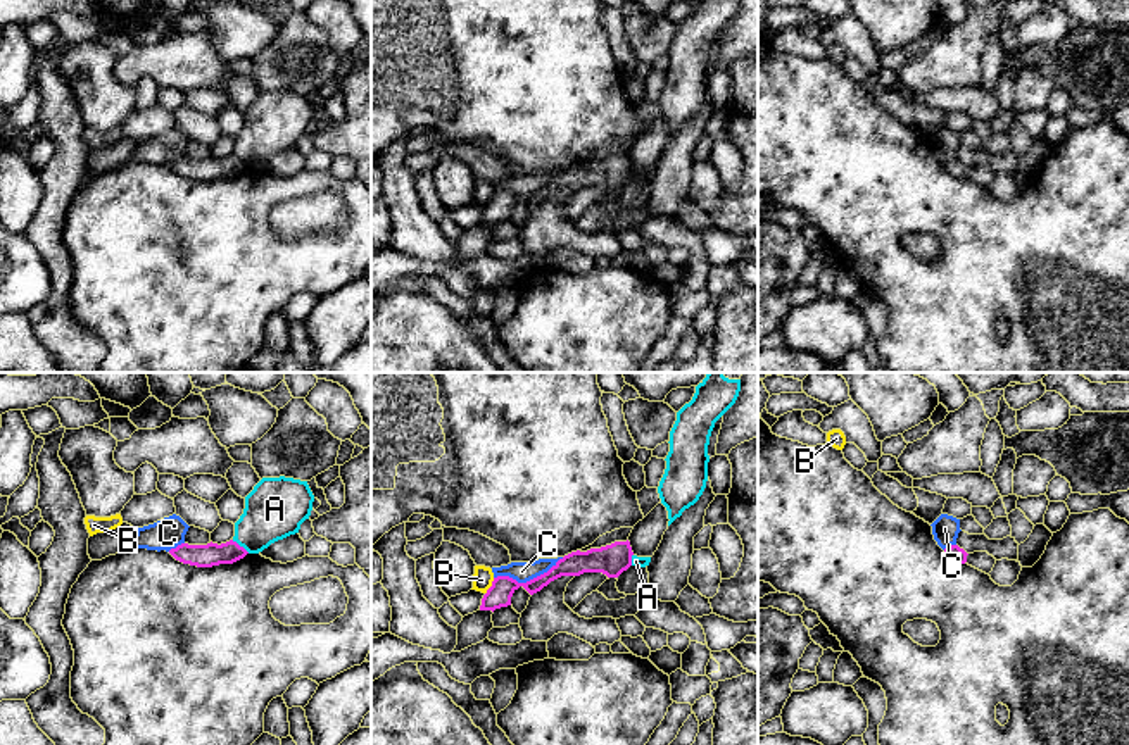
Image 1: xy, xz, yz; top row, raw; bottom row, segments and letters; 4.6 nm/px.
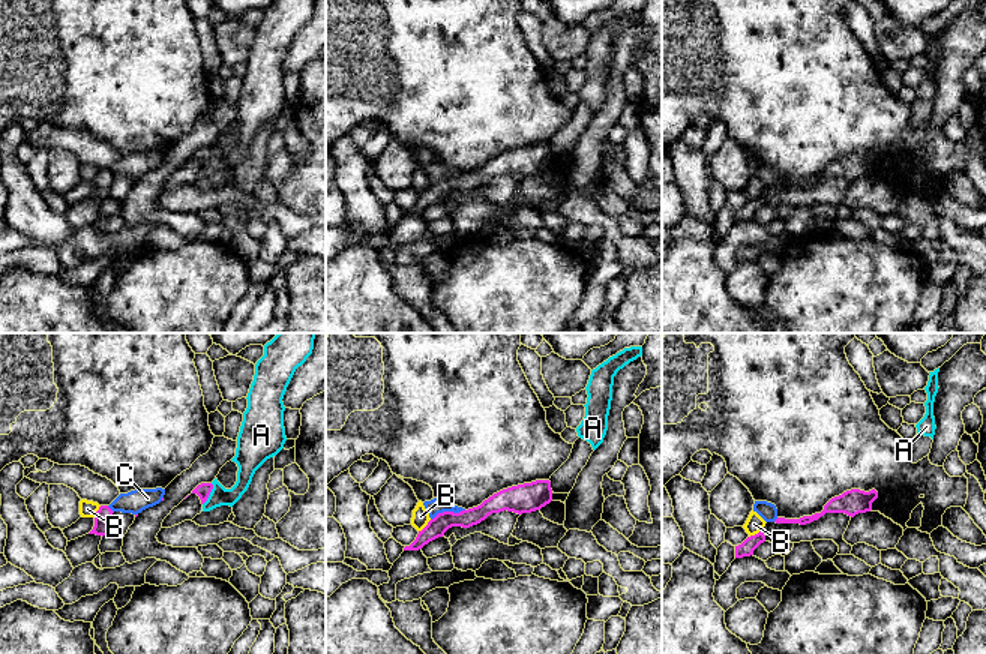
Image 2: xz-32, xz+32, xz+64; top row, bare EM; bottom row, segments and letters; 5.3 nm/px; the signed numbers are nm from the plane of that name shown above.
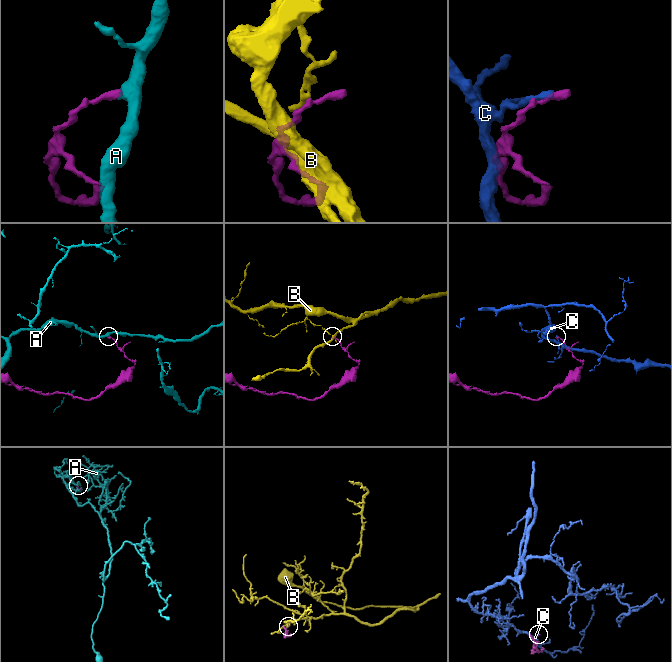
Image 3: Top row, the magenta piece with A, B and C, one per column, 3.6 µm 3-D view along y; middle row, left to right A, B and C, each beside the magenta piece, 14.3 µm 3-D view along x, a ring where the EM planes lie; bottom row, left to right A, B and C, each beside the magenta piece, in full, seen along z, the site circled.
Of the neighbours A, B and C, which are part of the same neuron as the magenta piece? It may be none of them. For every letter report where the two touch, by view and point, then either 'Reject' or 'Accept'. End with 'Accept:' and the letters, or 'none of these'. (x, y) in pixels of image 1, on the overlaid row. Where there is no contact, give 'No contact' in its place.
A: Touches magenta at xy (239, 545). Reject
B: Touches magenta at xz (491, 587). Reject
C: Touches magenta at xz (530, 580). Reject
Accept: none of these

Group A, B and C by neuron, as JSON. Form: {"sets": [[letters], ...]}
{"sets": [["A"], ["B"], ["C"]]}

